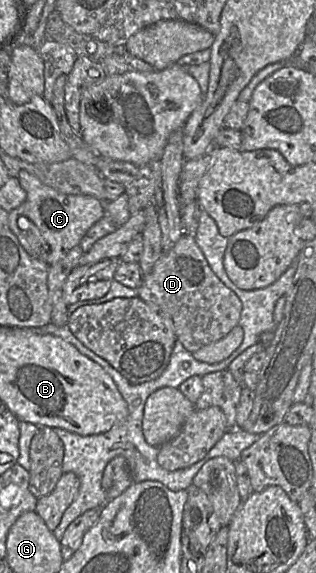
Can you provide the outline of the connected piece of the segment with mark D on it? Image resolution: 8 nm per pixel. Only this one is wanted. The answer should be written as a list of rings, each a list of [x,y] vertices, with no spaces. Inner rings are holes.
[[[184,233],[168,251],[163,251],[152,271],[143,276],[139,297],[168,313],[177,341],[189,352],[224,338],[238,324],[242,302],[213,272],[195,236]]]

